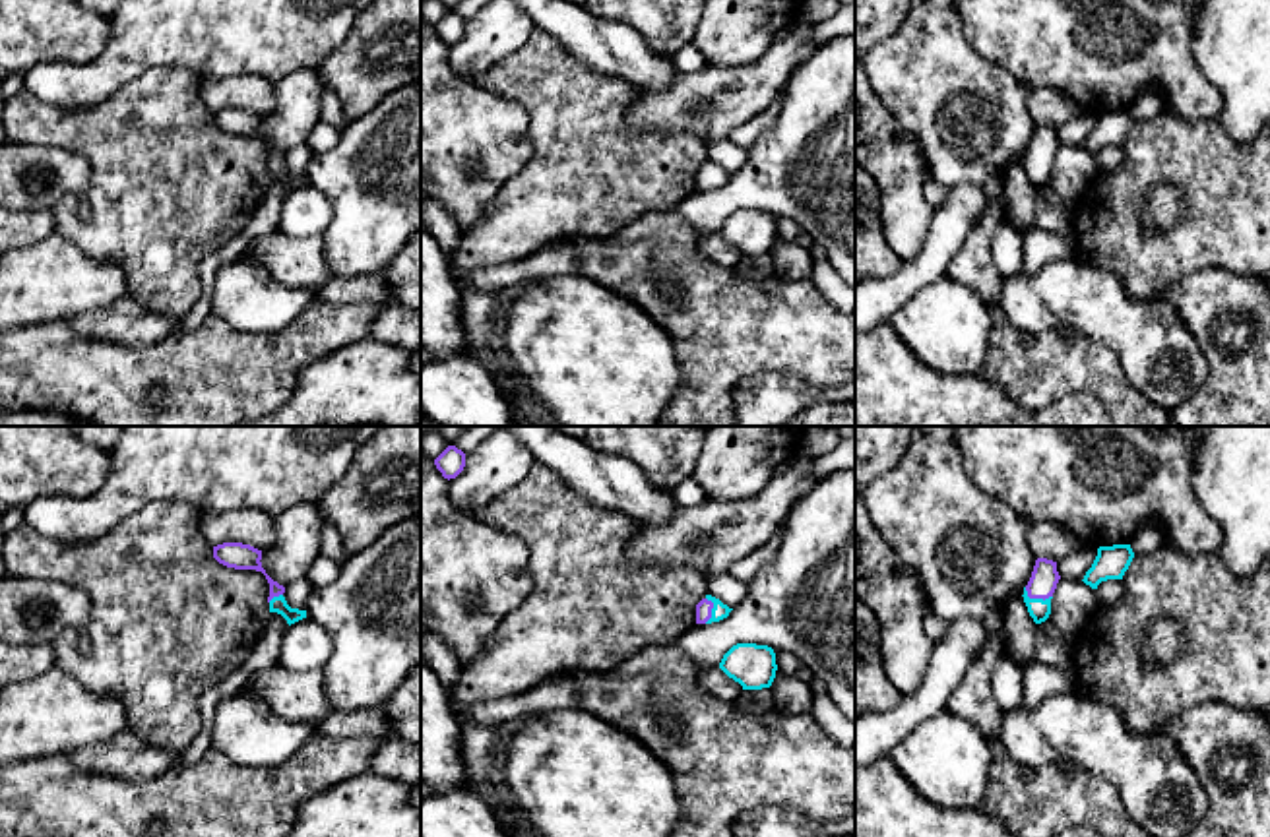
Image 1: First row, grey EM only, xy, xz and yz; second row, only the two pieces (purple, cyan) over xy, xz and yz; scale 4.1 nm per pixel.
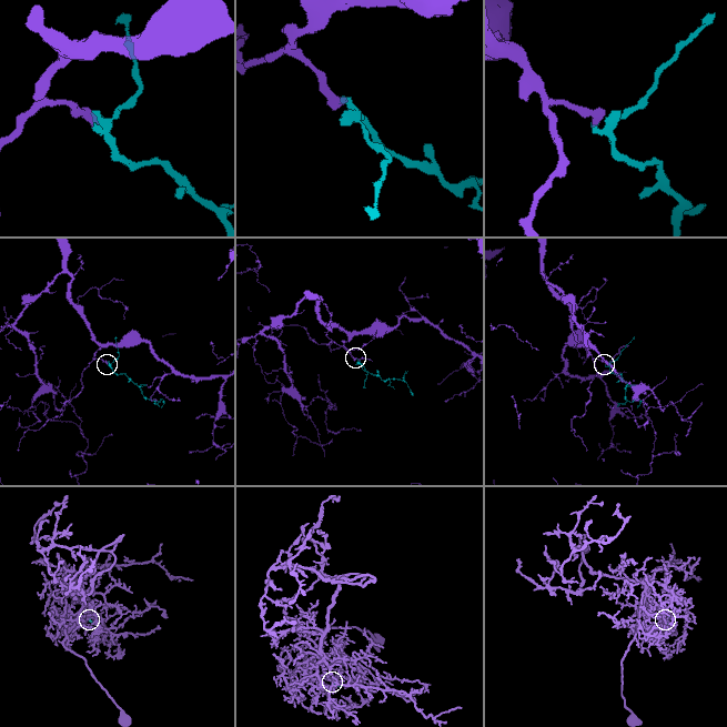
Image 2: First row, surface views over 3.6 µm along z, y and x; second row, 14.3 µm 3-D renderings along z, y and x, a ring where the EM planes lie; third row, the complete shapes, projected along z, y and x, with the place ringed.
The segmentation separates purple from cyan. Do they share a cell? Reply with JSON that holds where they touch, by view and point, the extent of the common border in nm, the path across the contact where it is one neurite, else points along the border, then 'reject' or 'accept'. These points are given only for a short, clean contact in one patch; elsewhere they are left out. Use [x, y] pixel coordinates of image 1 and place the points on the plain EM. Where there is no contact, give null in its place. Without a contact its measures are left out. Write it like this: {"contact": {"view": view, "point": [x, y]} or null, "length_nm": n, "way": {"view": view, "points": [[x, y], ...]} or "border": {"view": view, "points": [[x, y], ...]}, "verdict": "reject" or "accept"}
{"contact": {"view": "yz", "point": [1036, 163]}, "length_nm": 130, "way": {"view": "yz", "points": [[1044, 146], [1036, 163], [1038, 175]]}, "verdict": "accept"}

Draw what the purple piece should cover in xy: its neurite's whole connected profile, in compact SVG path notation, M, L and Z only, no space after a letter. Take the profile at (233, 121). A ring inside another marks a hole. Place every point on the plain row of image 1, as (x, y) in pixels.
M223 108L213 112L213 124L227 134L262 138L270 149L270 178L281 180L289 192L306 184L306 176L291 174L287 170L283 163L285 153L273 147L262 134L262 116L242 108Z

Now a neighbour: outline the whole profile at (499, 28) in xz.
M491 0L465 19L463 37L448 46L448 64L460 79L479 85L485 70L524 46L533 29L516 0Z

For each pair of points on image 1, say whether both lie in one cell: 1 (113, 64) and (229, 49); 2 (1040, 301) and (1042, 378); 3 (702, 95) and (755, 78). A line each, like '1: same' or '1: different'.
1: same
2: different
3: same

